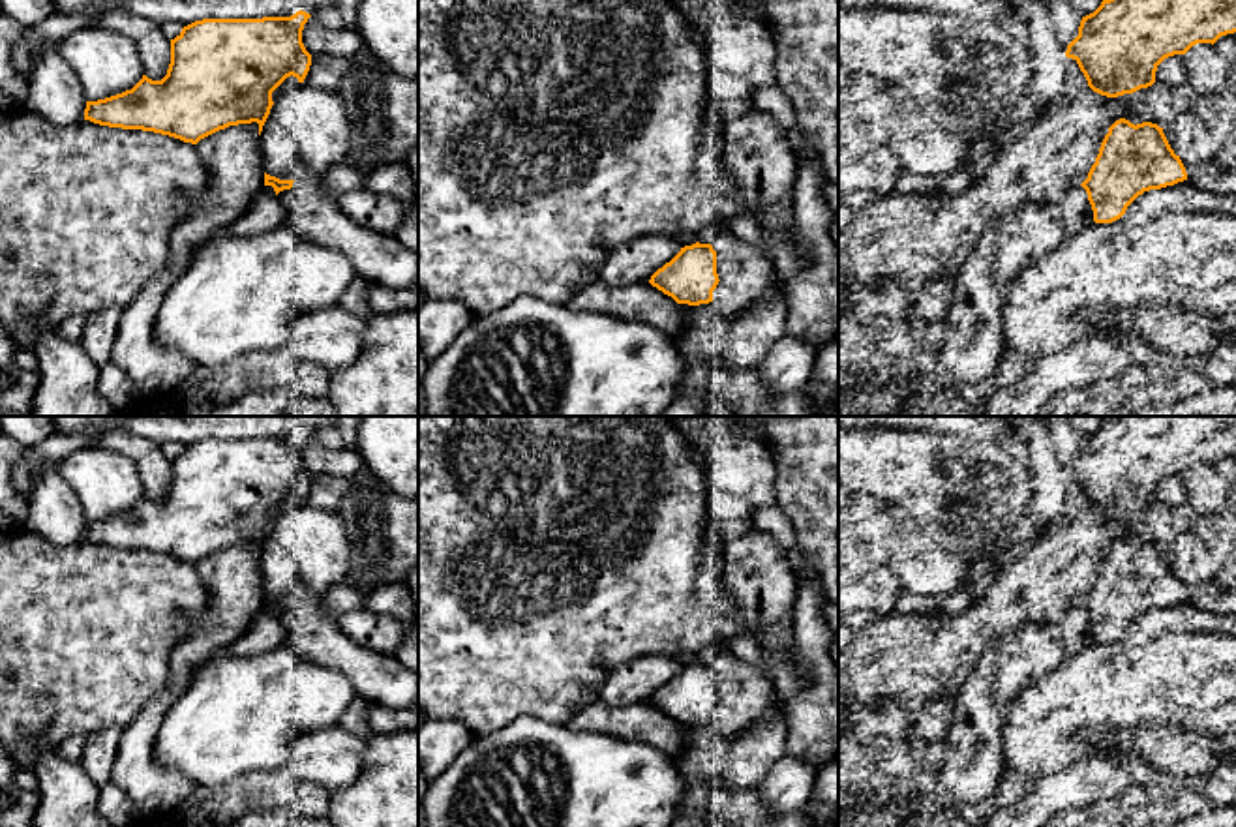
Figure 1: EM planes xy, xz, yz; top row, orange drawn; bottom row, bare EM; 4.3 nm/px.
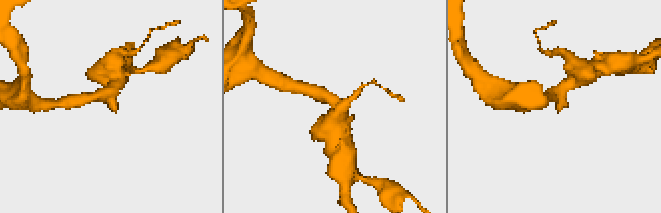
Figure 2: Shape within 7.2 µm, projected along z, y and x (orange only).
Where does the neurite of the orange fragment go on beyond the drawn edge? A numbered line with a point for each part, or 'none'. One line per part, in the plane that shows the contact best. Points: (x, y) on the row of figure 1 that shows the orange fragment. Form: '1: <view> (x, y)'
1: xz (745, 270)

